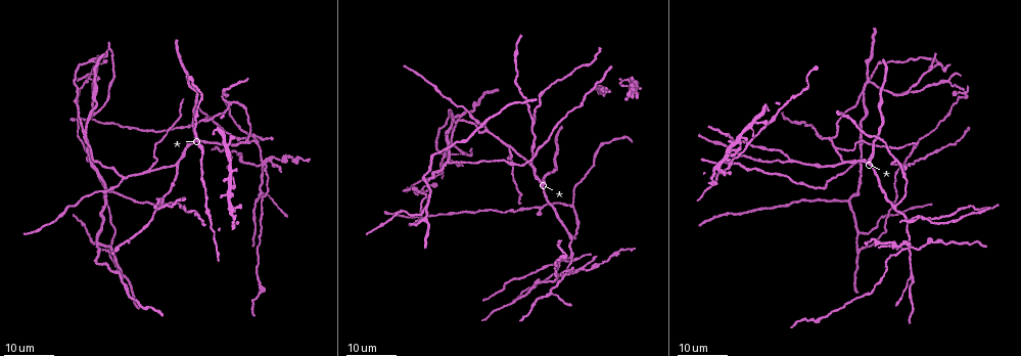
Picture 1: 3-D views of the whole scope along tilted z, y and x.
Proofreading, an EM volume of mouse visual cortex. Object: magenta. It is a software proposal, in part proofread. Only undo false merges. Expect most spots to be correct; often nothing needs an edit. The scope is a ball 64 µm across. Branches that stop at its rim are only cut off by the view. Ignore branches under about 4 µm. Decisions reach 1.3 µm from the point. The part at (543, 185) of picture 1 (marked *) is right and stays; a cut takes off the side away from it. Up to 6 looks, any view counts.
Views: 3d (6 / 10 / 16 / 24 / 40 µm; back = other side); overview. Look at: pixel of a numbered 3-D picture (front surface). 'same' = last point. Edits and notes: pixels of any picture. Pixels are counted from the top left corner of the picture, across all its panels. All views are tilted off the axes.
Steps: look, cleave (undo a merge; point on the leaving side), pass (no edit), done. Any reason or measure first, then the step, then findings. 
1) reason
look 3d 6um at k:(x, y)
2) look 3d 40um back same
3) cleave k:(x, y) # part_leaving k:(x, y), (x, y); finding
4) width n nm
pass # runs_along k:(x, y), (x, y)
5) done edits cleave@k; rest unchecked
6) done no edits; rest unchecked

four or more arms meet
look 3d 16um at 1:(266, 163)

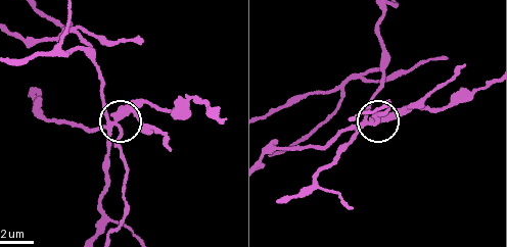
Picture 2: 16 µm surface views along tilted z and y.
closer look
look 3d 6um at 2:(371, 124)

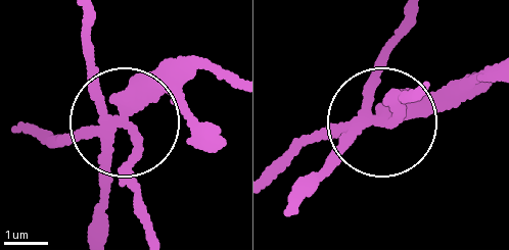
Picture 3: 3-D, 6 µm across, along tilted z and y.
arms 4
cleave 3:(123, 179) # two neurons meet here

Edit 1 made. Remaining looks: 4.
look overview

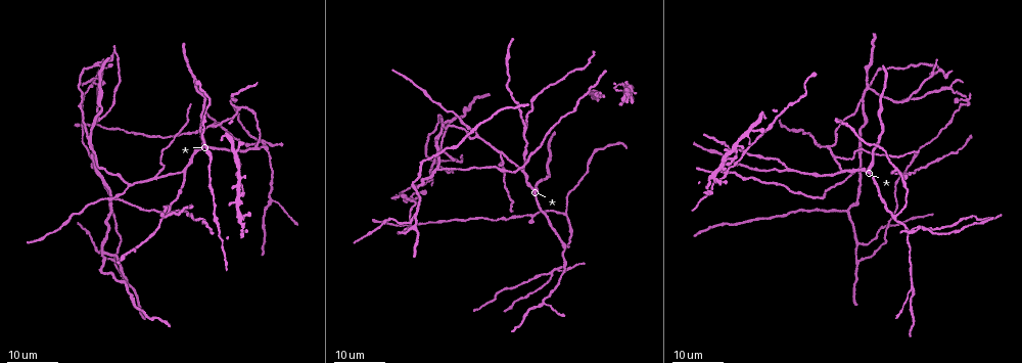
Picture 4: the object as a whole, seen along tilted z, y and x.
three-way junction
look 3d 24um at 4:(412, 226)

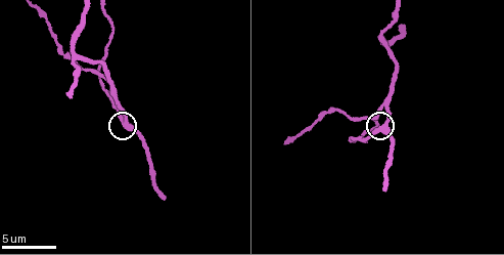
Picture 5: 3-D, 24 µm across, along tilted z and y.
closer look
look 3d 10um at 5:(379, 131)

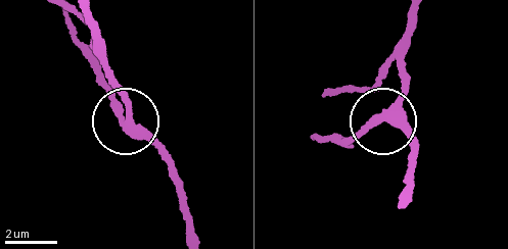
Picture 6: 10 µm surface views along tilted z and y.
arms 3
pass # runs_along 6:(84, 9), (103, 72), (127, 103), (127, 121), (172, 163); continuous, no second neuron

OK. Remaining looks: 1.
done edits cleave@3; rest unchecked

